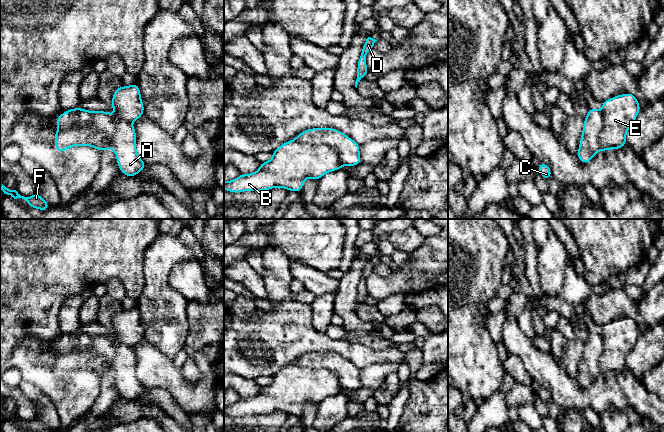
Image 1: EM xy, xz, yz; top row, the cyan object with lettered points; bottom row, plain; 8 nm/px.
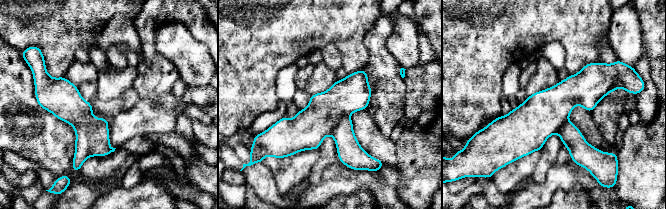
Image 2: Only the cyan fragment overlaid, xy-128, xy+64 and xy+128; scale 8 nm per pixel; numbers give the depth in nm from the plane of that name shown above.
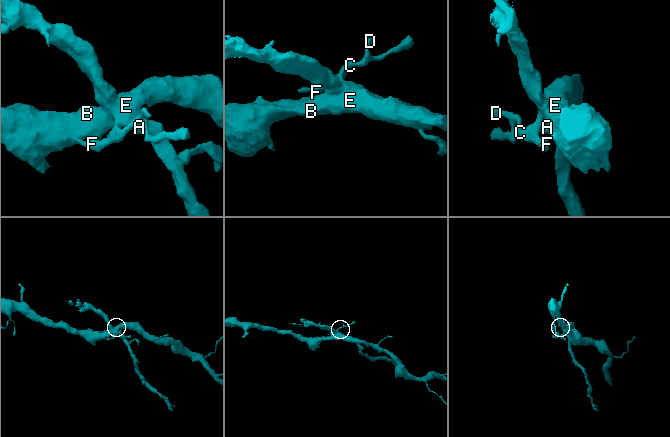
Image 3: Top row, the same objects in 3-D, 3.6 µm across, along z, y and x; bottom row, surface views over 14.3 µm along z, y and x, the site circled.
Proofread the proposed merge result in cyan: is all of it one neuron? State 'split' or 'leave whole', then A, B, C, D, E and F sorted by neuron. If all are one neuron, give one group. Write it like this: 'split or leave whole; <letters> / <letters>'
split; A C D F / B E

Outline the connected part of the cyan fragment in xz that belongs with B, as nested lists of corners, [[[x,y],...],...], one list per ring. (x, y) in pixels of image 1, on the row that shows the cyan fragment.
[[[287,141],[272,151],[273,157],[260,163],[257,172],[240,174],[232,181],[224,180],[224,189],[232,193],[268,191],[285,188],[300,193],[304,180],[319,180],[328,172],[342,168],[338,153],[329,146]]]

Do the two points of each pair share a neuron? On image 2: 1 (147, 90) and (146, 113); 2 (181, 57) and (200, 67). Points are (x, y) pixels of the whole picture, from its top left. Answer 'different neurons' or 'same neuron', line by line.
1: different neurons
2: same neuron

